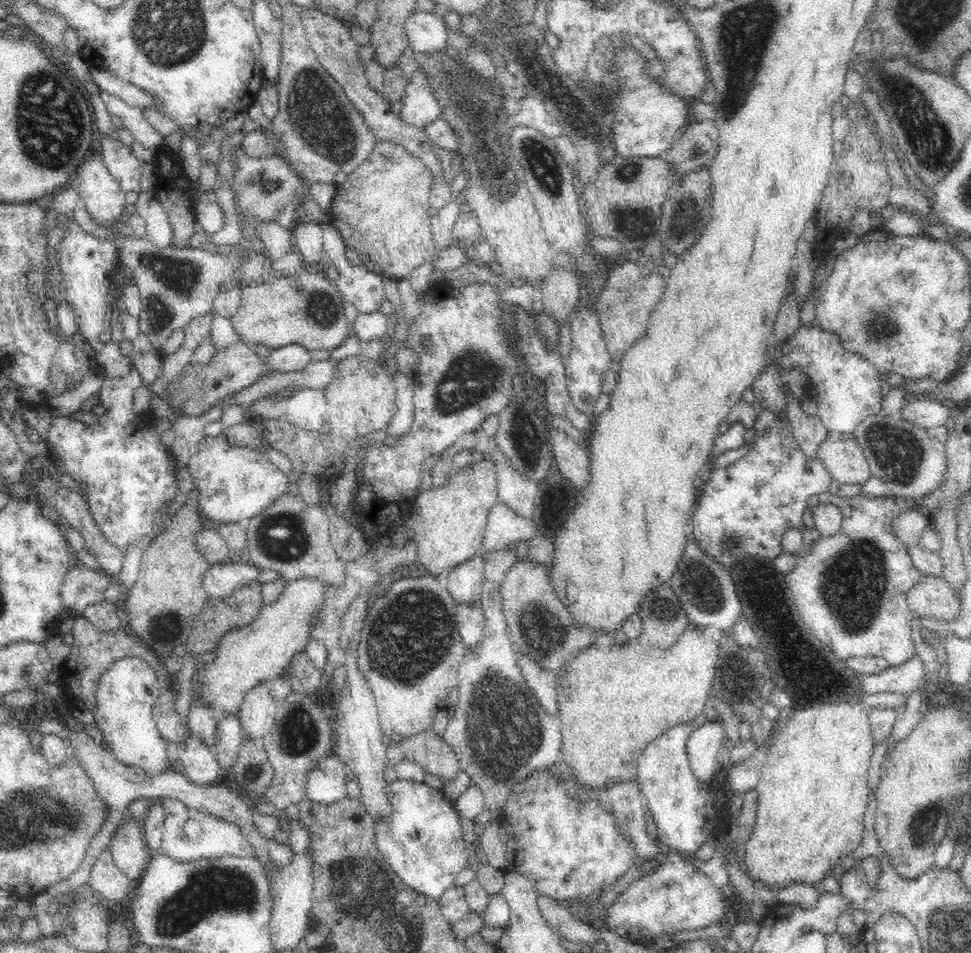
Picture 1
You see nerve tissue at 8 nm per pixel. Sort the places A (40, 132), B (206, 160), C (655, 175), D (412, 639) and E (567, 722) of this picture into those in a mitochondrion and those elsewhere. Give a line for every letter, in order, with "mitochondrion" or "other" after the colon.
A: mitochondrion
B: other
C: other
D: mitochondrion
E: other

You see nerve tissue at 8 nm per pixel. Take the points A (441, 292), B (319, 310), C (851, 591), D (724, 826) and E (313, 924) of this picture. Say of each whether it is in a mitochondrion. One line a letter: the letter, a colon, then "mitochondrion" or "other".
A: other
B: mitochondrion
C: mitochondrion
D: other
E: other

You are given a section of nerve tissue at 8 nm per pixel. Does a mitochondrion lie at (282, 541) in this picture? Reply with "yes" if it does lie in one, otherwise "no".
yes

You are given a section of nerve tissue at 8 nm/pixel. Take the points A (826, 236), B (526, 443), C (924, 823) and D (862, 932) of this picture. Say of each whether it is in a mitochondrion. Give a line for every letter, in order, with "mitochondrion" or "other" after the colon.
A: other
B: mitochondrion
C: mitochondrion
D: other

